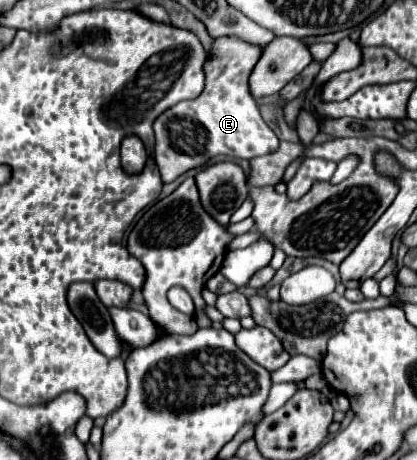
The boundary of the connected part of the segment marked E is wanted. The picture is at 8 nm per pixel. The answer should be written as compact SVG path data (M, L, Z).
M236 36L216 38L212 54L204 64L204 92L194 100L184 100L168 108L154 122L154 160L160 168L164 182L176 180L186 170L198 168L218 154L250 160L276 152L280 140L266 126L256 102L248 92L248 76L256 66L258 58L260 48L254 44L248 44Z

